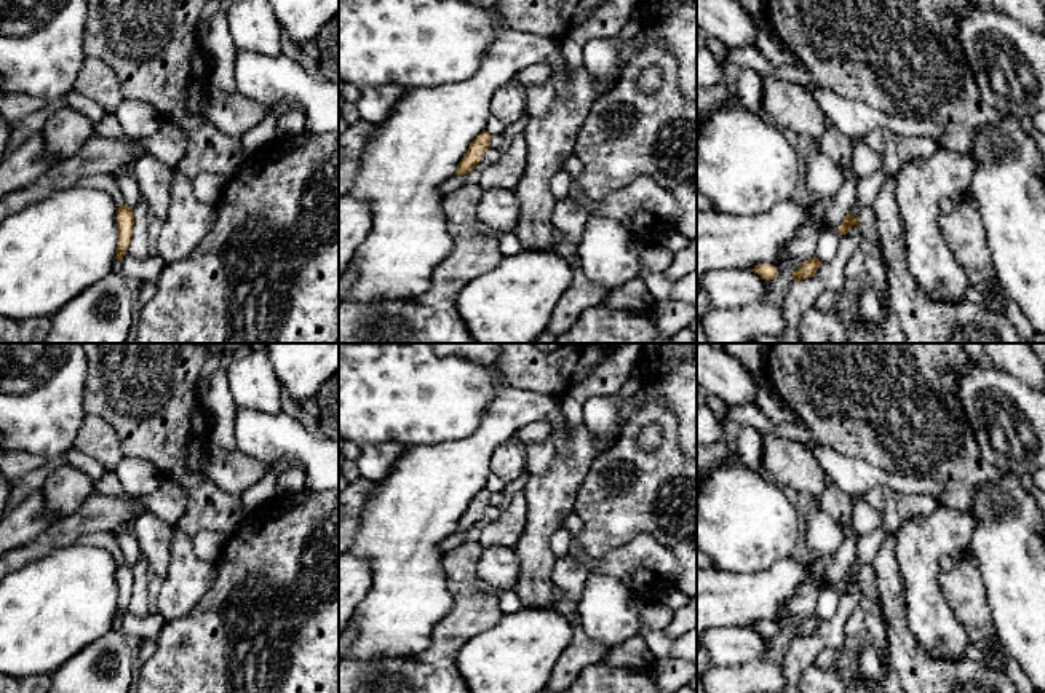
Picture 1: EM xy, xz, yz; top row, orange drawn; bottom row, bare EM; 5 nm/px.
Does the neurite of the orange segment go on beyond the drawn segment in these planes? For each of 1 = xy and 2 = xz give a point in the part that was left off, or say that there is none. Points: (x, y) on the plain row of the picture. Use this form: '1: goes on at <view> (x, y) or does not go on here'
1: does not go on here
2: does not go on here

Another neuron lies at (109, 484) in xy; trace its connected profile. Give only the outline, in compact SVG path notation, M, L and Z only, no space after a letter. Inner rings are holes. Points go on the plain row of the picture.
M105 469L104 476L94 484L94 492L110 497L121 497L126 493L115 474L115 469Z

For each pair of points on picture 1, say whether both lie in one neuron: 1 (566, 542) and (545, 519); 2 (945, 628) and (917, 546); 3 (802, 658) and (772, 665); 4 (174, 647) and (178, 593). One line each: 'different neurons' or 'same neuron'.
1: different neurons
2: same neuron
3: different neurons
4: different neurons

